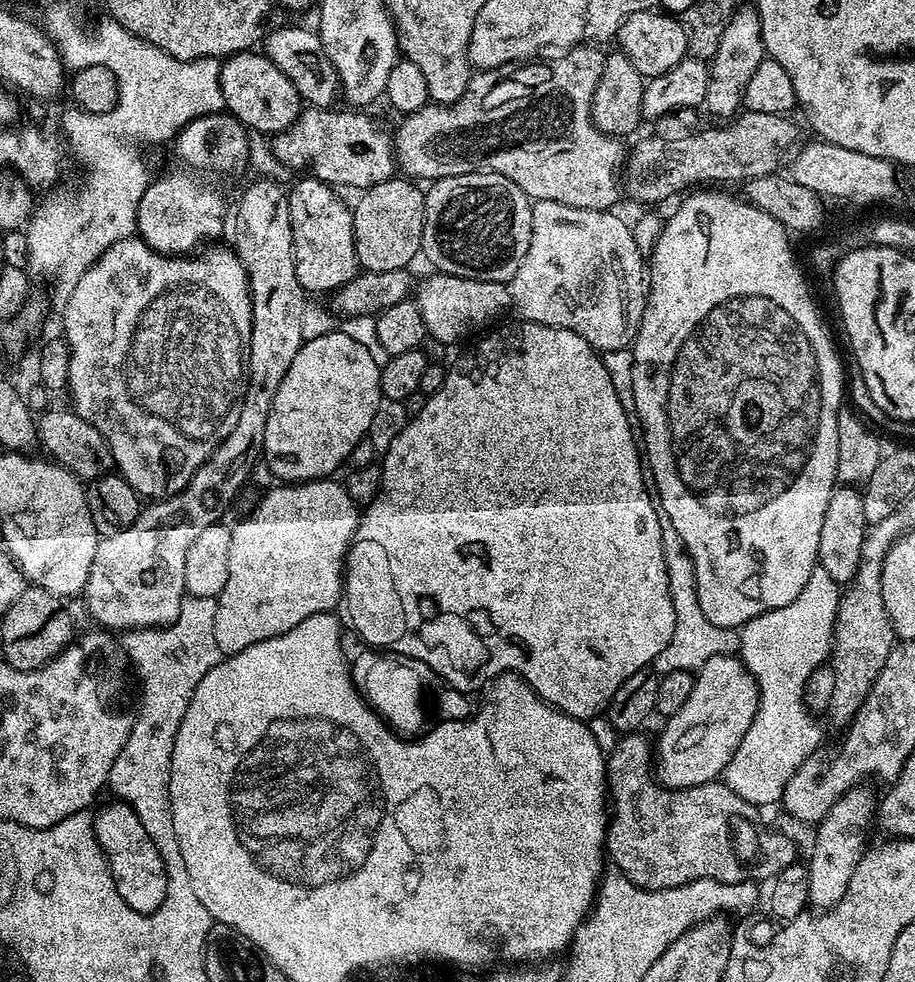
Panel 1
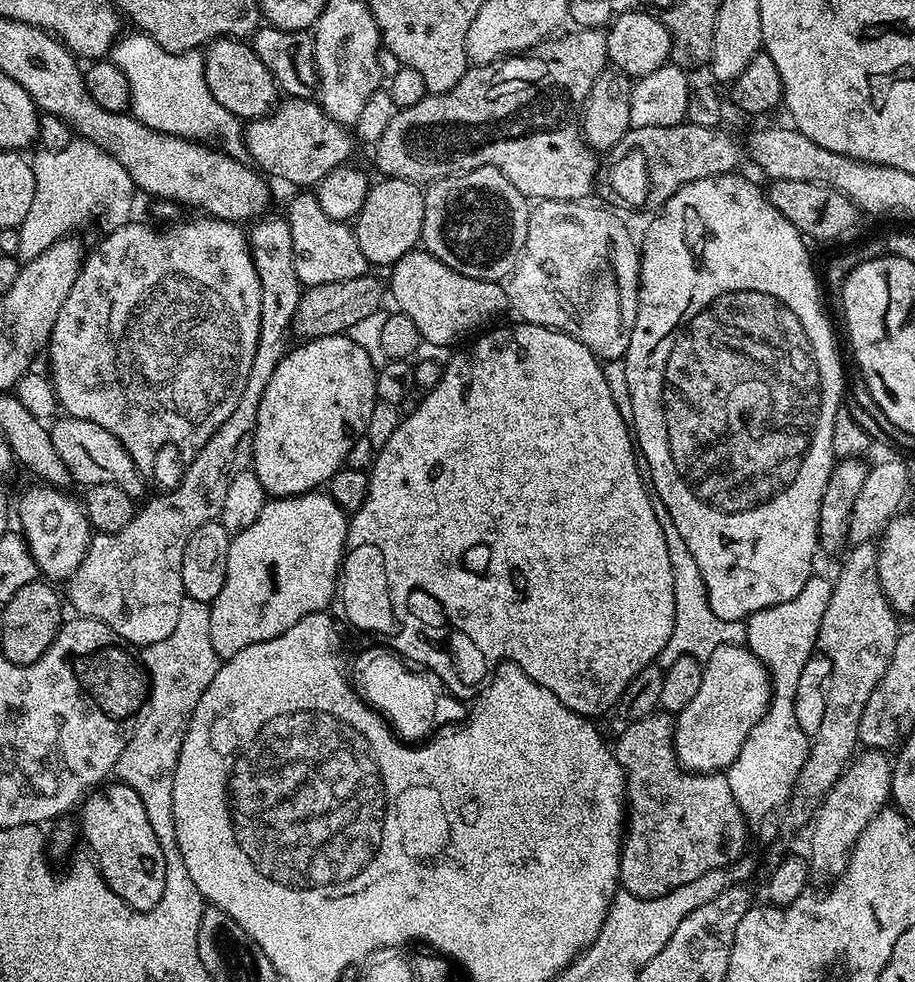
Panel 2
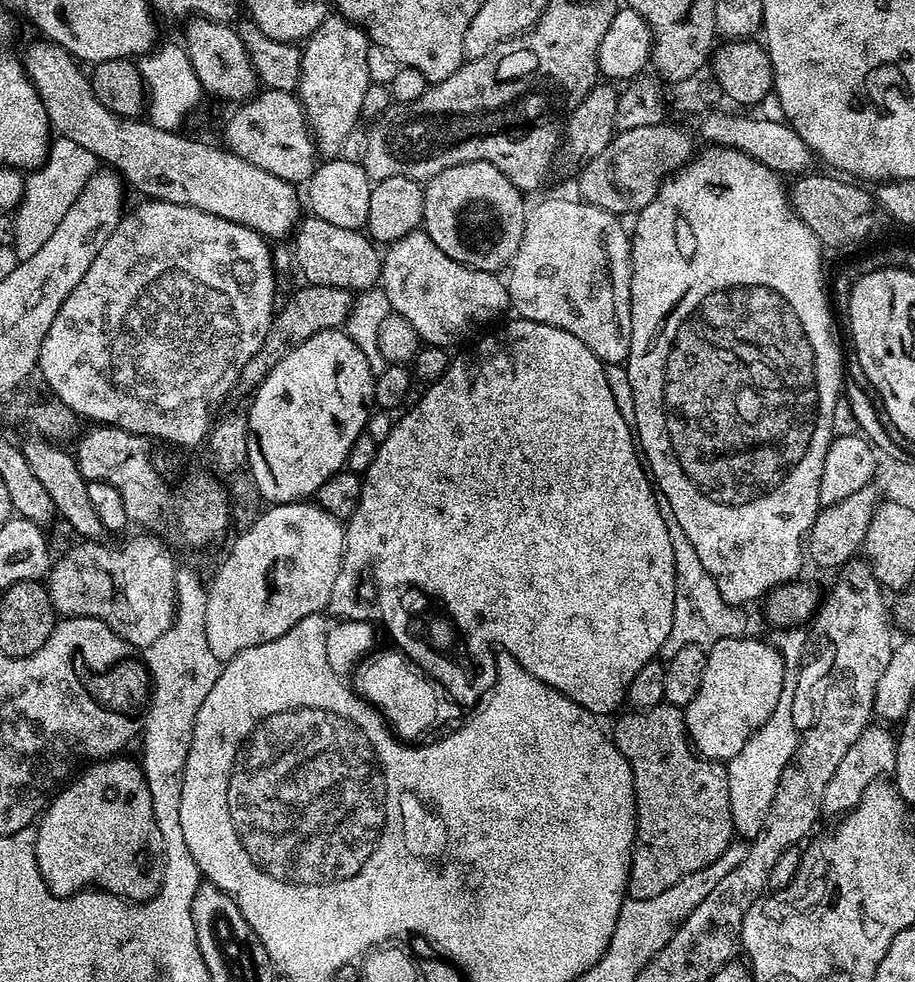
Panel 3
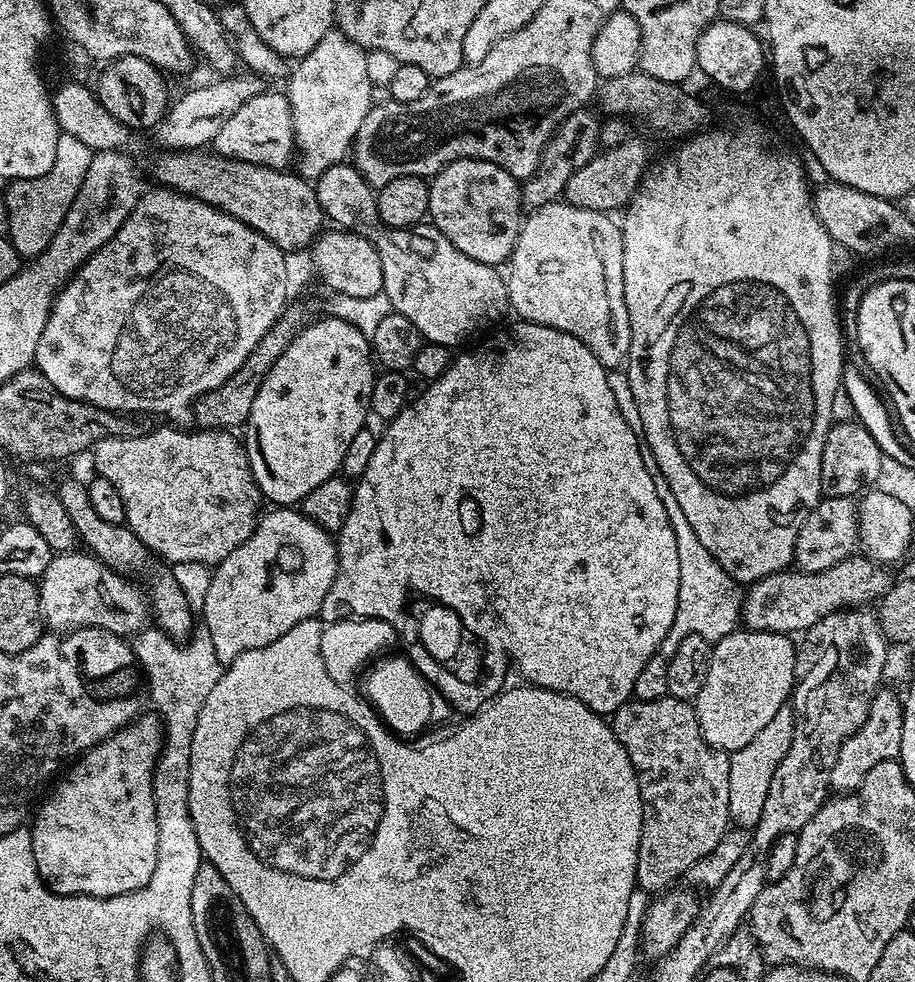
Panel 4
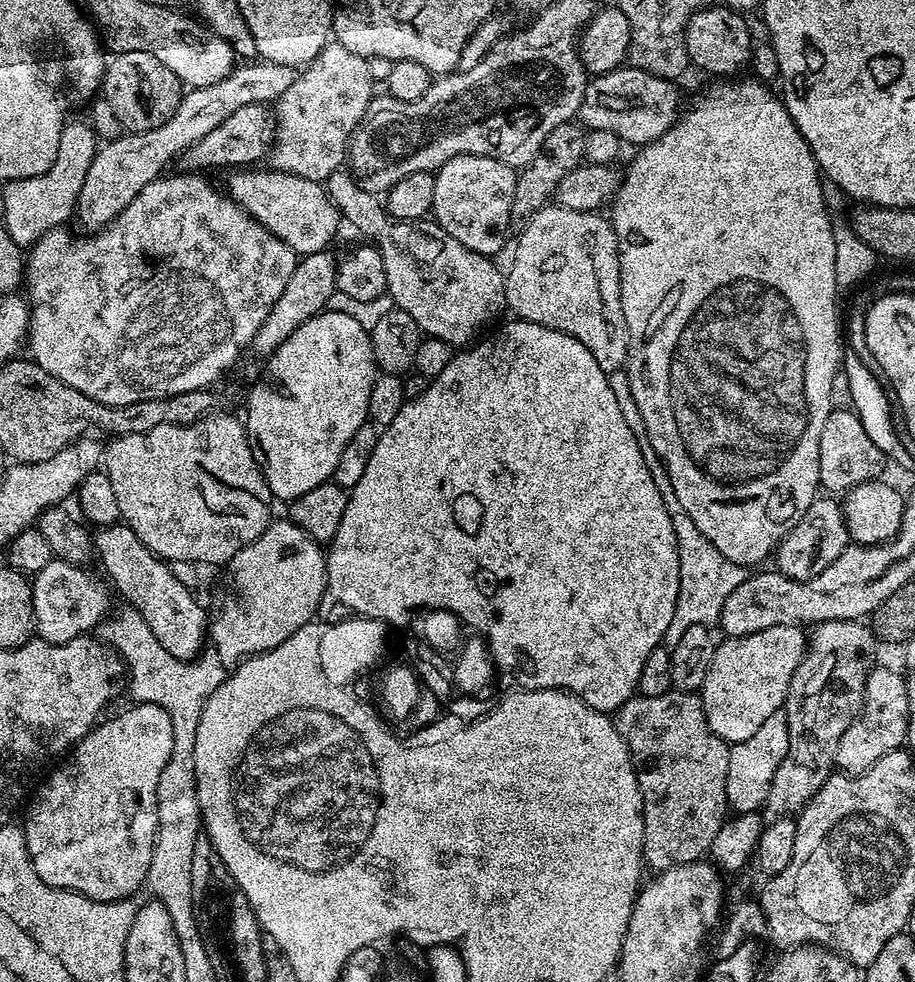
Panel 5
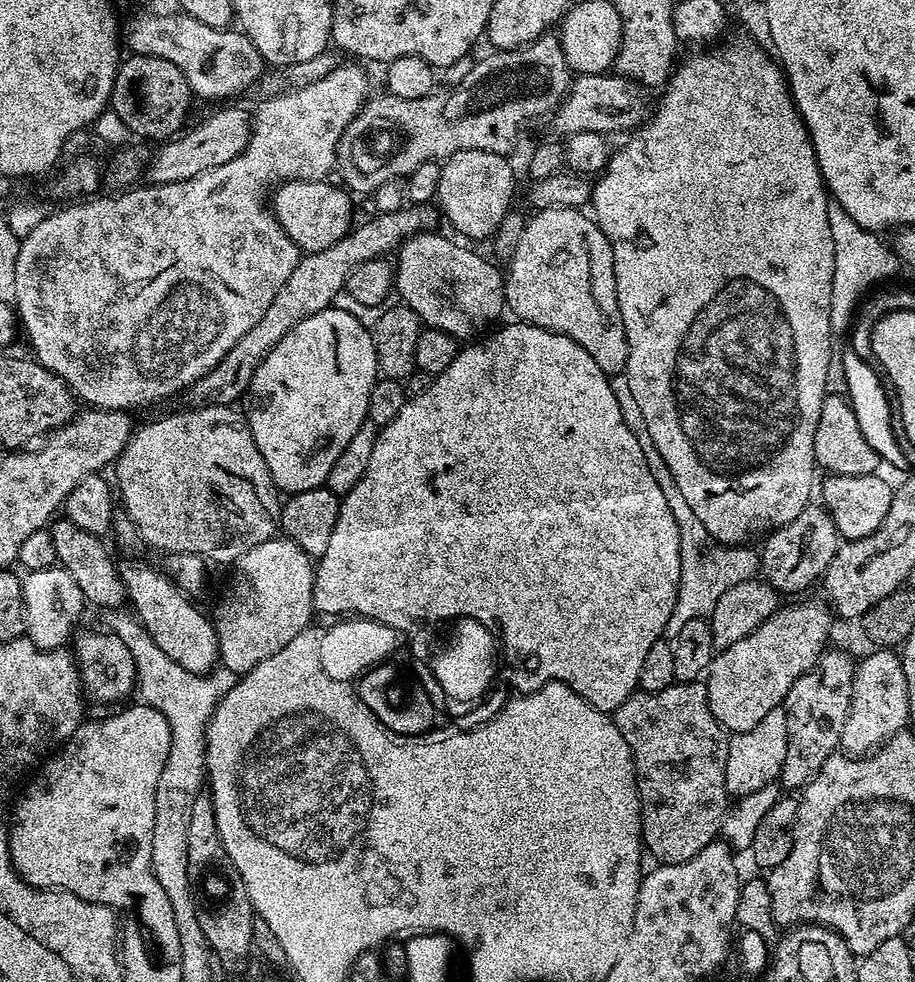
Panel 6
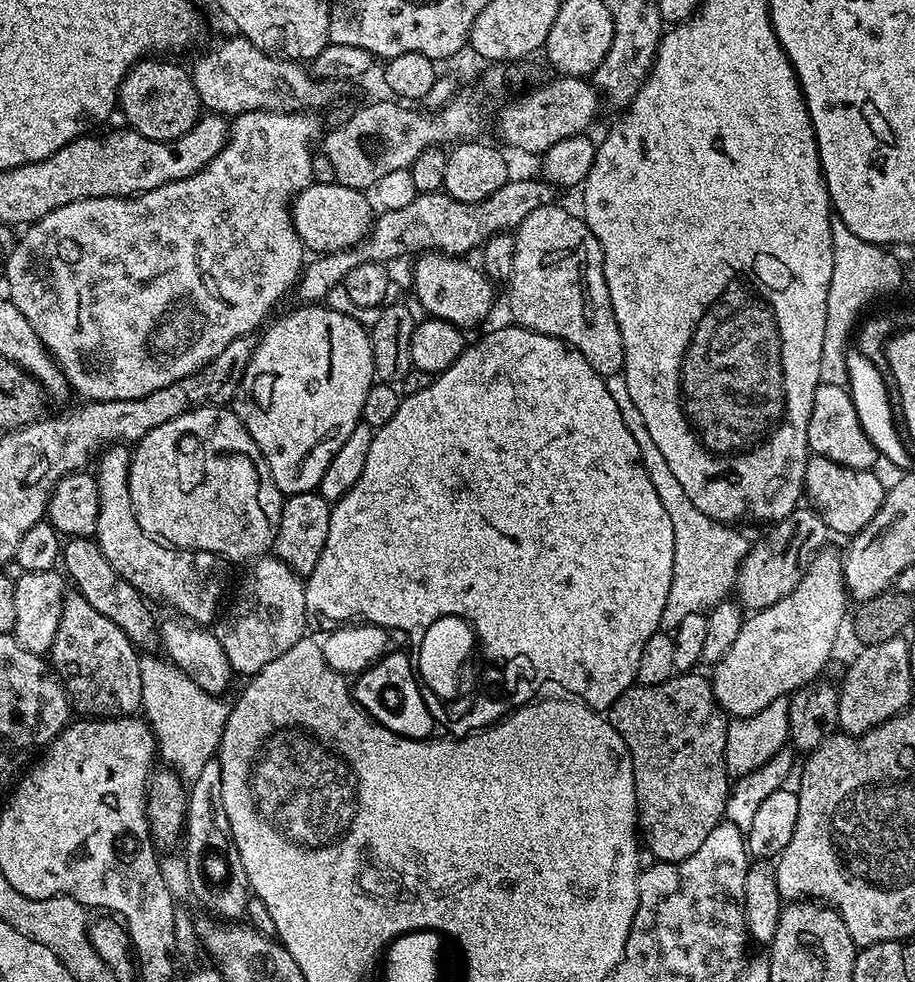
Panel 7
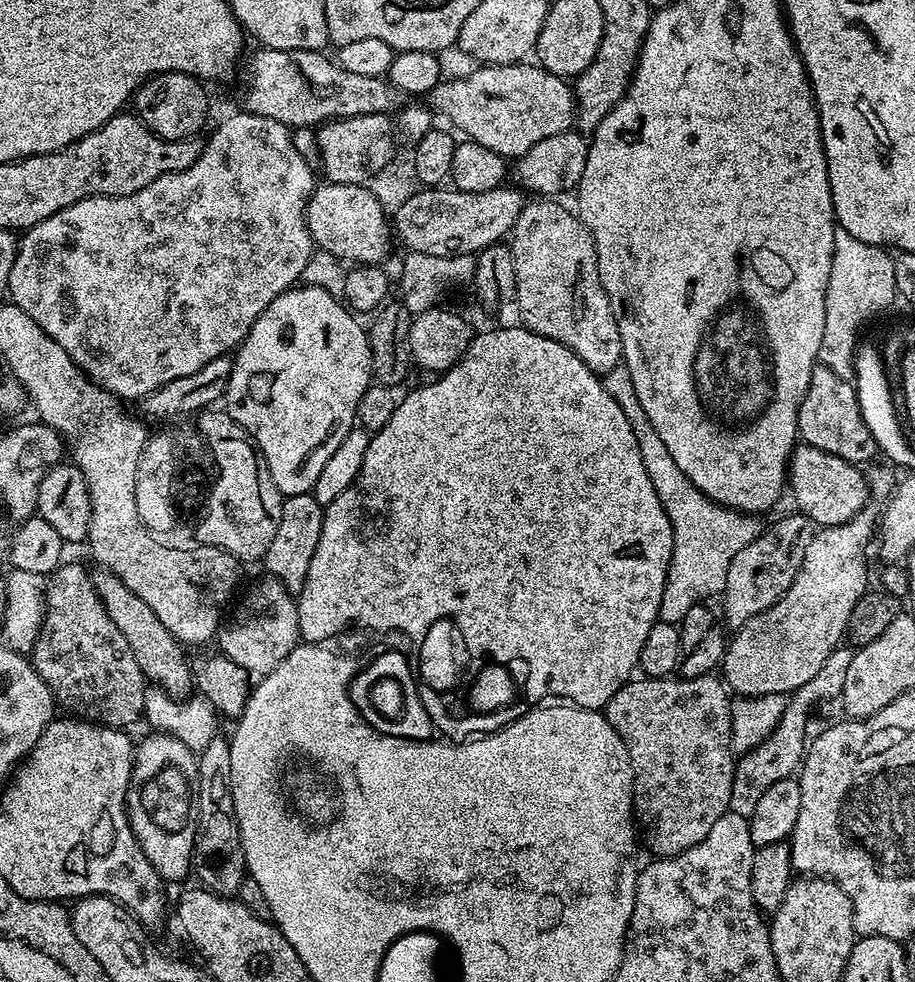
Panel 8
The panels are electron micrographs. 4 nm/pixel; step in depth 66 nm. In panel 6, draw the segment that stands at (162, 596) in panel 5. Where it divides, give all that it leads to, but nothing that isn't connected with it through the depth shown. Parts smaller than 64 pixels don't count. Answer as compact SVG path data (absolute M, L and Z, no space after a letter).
M128 560L119 565L120 577L128 591L128 601L140 625L147 630L150 638L167 654L173 662L178 662L182 670L190 670L190 674L207 676L213 668L217 667L220 659L216 625L208 620L195 608L187 592L181 591L174 583L172 577L143 564L140 560Z

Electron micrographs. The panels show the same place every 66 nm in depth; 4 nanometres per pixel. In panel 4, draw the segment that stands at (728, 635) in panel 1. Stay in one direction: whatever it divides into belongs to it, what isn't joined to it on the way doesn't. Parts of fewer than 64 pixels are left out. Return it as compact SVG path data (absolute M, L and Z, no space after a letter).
M653 471L654 486L658 490L658 498L666 506L666 514L670 518L670 526L674 530L674 538L678 542L678 610L674 614L674 626L662 638L659 655L667 658L678 650L682 638L690 638L690 634L698 634L710 642L721 640L726 634L737 631L742 620L742 600L736 591L736 581L722 570L722 566L702 542L698 542L698 534L690 530L690 522L686 522L686 514L678 510L674 502L674 494L670 494L670 486L661 472Z

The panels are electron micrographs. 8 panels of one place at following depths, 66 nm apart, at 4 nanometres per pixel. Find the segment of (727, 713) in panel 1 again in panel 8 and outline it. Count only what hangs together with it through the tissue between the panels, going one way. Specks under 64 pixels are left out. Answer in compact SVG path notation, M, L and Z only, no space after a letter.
M862 510L844 524L832 528L820 528L809 539L804 557L800 563L796 577L782 596L762 614L750 618L738 629L736 636L727 641L726 651L722 661L722 680L733 693L740 698L757 698L766 694L783 692L791 694L809 683L818 670L822 668L830 654L841 647L848 631L850 610L869 591L868 568L860 559L868 548L868 543L874 540L874 533L878 528L878 516L874 511Z

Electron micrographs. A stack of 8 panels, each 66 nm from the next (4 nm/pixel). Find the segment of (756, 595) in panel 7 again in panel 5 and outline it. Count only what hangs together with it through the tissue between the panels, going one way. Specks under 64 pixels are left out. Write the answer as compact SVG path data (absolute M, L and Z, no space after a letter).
M817 498L810 510L806 510L800 521L780 540L774 553L775 571L781 572L786 578L809 580L822 574L822 570L826 570L826 566L830 566L830 562L834 562L834 558L838 558L838 554L848 547L850 541L843 507L832 500L835 499Z

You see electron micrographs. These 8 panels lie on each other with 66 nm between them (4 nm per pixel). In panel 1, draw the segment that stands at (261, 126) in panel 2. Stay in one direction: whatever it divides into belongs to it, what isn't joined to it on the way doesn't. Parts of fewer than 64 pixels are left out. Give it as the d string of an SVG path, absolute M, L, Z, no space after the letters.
M305 107L288 127L271 137L277 162L300 172L296 174L307 174L341 189L363 190L393 179L398 172L393 133L371 120L367 111L336 111L335 107Z

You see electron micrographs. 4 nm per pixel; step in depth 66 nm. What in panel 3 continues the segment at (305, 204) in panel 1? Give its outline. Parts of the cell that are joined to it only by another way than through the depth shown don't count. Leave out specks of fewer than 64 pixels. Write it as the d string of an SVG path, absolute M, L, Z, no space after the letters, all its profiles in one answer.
M313 214L301 219L295 233L294 264L309 284L334 286L353 294L375 289L381 283L379 247L363 231L342 229Z

